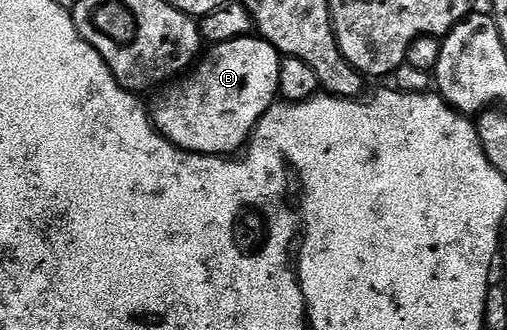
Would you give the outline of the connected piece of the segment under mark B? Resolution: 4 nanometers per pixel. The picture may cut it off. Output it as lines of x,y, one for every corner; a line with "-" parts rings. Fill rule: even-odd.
255,34
243,35
234,41
211,44
199,56
195,66
183,77
165,86
159,92
161,95
157,97
156,104
151,104
150,118
156,130
181,151
193,151
195,155
235,156
236,150
239,147
241,150
251,139
256,122
277,102
280,93
278,73
281,58
278,48

